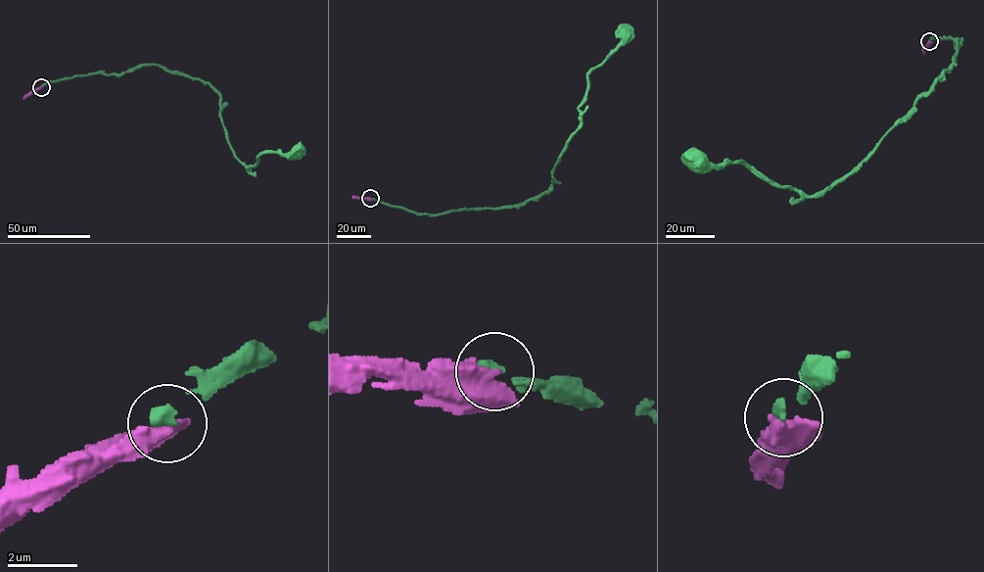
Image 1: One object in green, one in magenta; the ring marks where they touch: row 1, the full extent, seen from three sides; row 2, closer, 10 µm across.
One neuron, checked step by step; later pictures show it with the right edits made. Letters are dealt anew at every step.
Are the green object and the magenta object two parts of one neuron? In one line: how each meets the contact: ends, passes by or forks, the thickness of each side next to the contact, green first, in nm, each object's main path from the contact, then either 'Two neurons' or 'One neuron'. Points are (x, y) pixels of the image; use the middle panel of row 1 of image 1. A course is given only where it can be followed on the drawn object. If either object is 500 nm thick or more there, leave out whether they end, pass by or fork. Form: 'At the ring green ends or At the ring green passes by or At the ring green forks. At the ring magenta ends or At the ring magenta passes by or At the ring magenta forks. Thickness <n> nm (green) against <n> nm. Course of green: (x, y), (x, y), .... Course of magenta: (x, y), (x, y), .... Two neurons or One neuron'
At the ring green ends. At the ring magenta passes by. Thickness 320 nm (green) against 420 nm. Course of green: (370, 198), (434, 215), (538, 198), (580, 127), (587, 75), (627, 35). Course of magenta: (370, 198), (352, 197). One neuron

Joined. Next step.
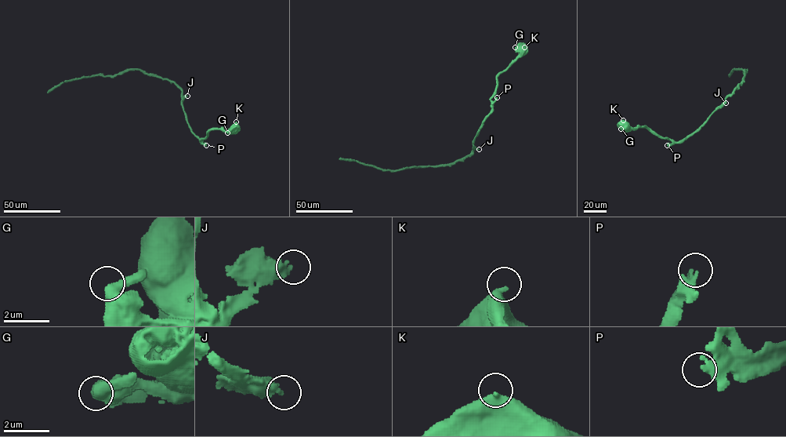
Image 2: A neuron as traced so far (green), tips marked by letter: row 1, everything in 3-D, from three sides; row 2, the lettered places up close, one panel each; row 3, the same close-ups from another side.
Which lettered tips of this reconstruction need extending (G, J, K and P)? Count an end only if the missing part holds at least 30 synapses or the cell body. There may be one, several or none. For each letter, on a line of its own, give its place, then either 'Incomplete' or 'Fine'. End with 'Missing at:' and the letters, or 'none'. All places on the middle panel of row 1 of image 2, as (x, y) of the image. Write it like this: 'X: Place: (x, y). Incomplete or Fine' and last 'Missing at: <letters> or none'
G: Place: (515, 47). Fine
J: Place: (479, 149). Incomplete
K: Place: (524, 47). Fine
P: Place: (497, 97). Fine
Missing at: J

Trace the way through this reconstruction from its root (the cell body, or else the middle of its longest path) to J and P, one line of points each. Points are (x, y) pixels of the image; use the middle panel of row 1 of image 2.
J: (523, 50), (497, 78), (496, 89), (490, 99), (491, 112), (483, 121), (473, 143), (473, 146), (479, 149)
P: (523, 50), (497, 78), (497, 87), (490, 100), (493, 103), (497, 97)

